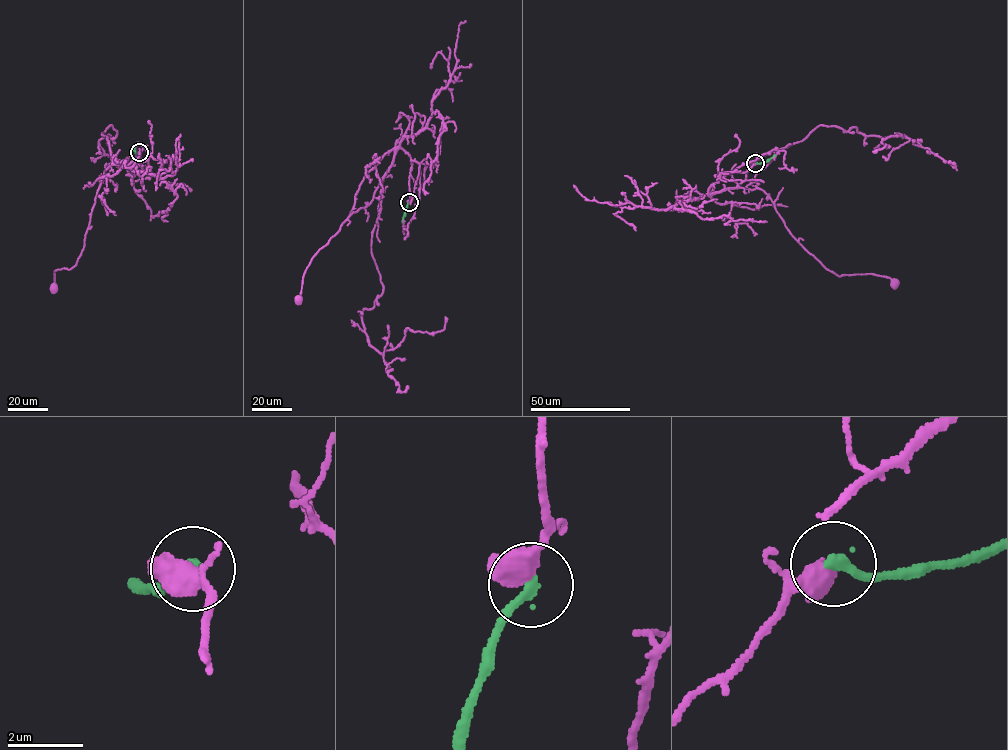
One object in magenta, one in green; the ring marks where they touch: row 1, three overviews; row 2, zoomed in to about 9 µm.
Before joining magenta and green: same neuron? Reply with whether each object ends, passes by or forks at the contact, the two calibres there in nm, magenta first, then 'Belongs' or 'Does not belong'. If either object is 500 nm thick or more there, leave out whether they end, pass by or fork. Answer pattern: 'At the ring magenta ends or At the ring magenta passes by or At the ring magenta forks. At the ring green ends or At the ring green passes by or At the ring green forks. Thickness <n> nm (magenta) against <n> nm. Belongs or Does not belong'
At the ring magenta passes by. At the ring green ends. Thickness 480 nm (magenta) against 300 nm. Does not belong

